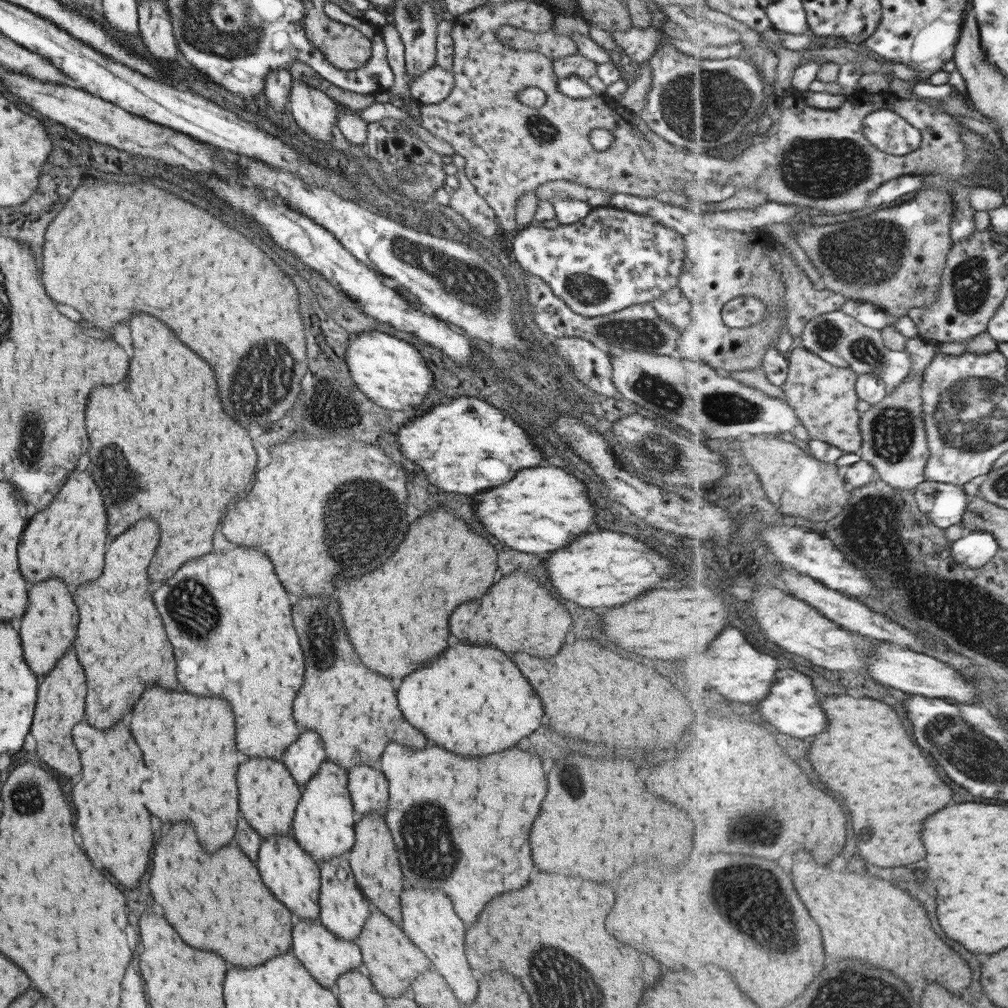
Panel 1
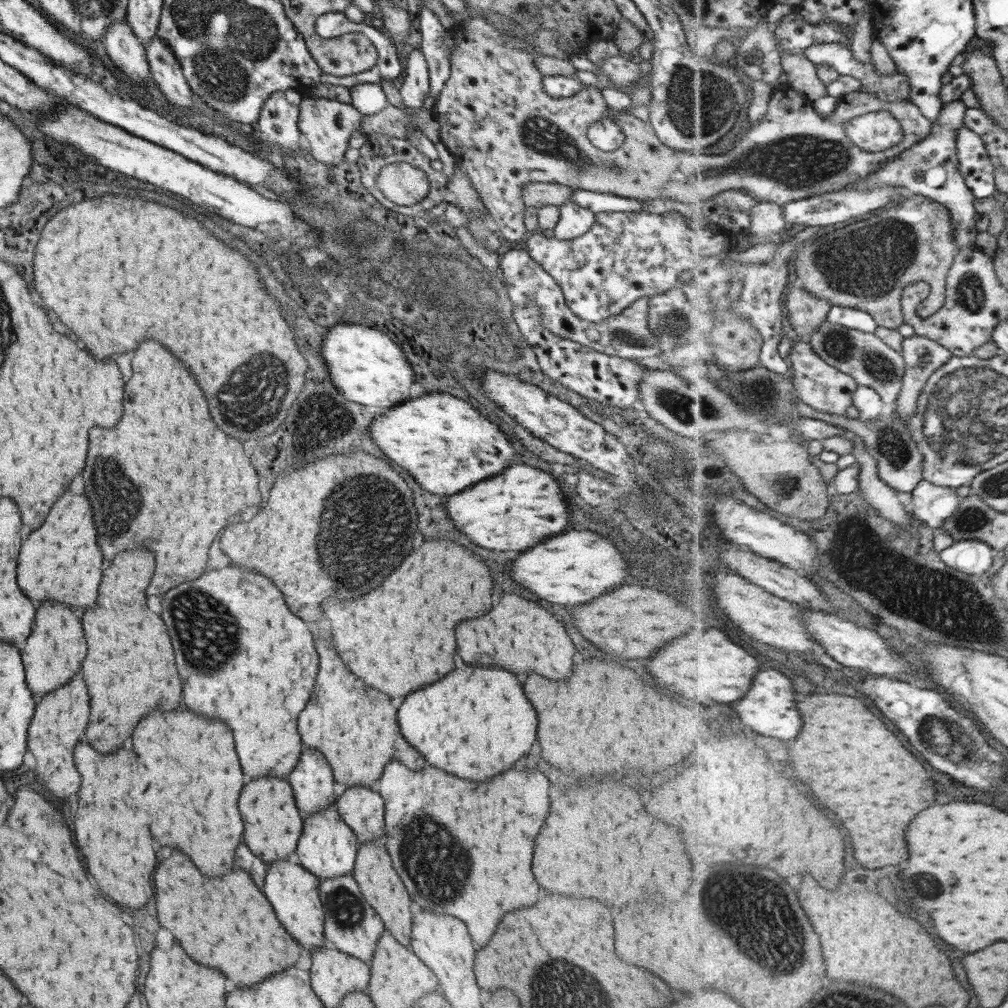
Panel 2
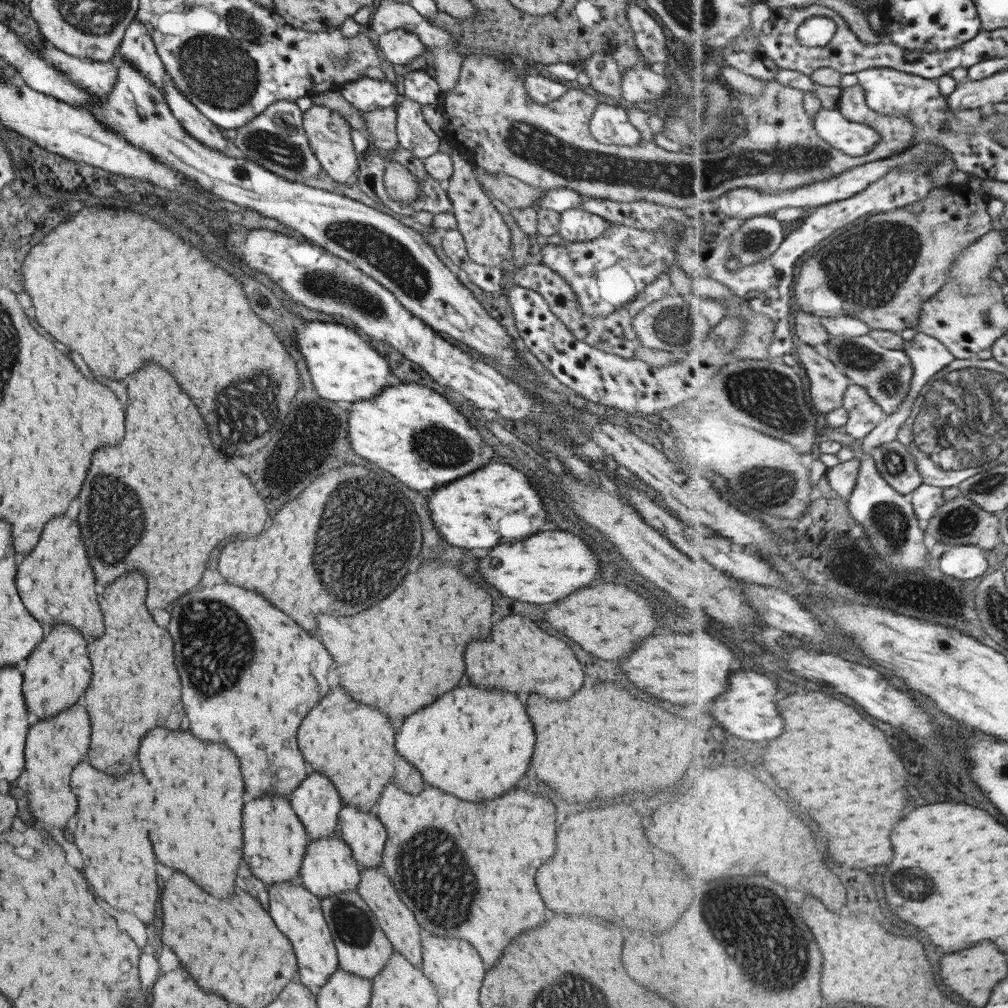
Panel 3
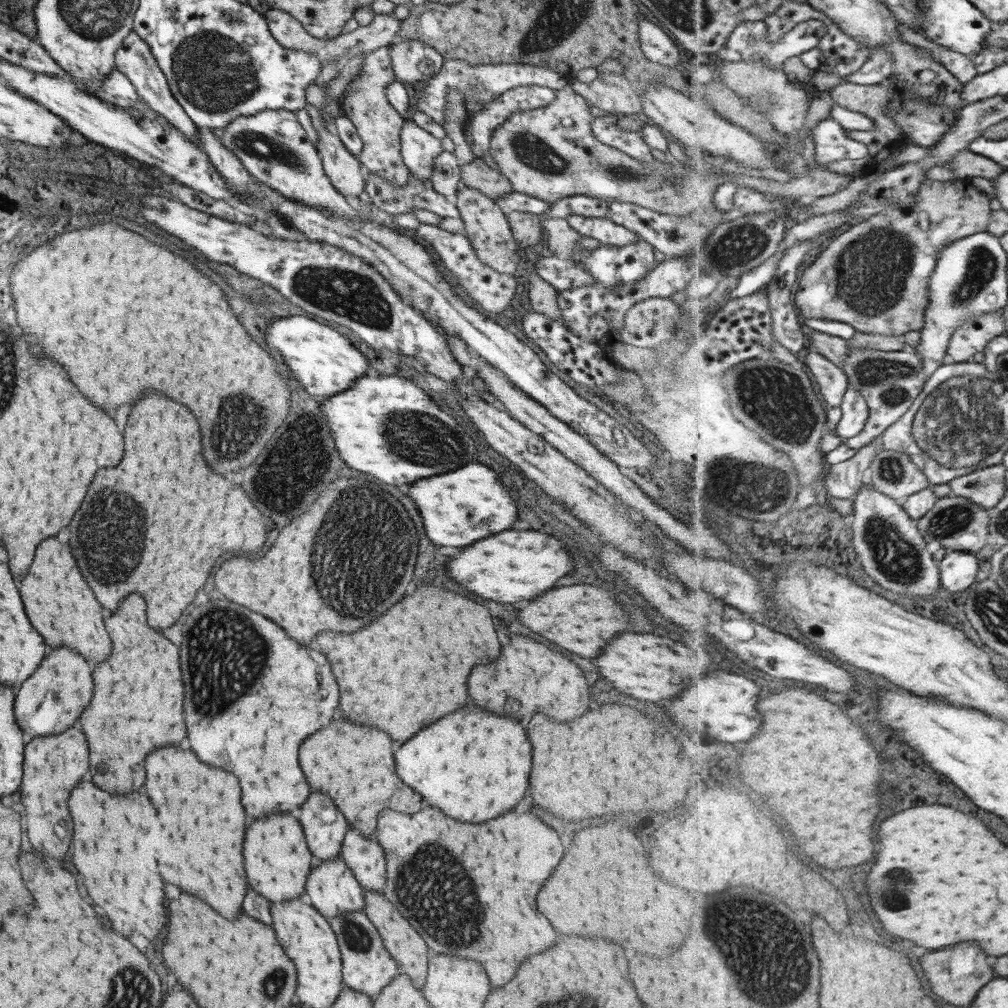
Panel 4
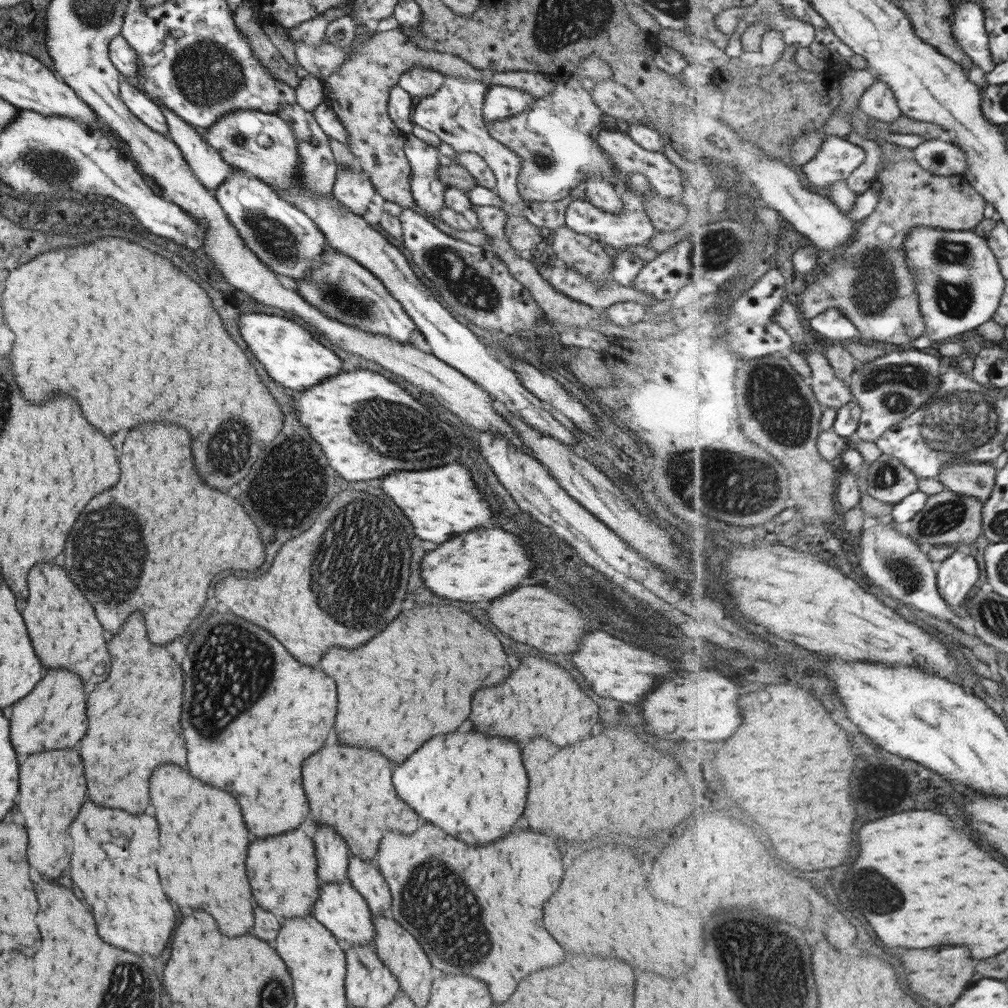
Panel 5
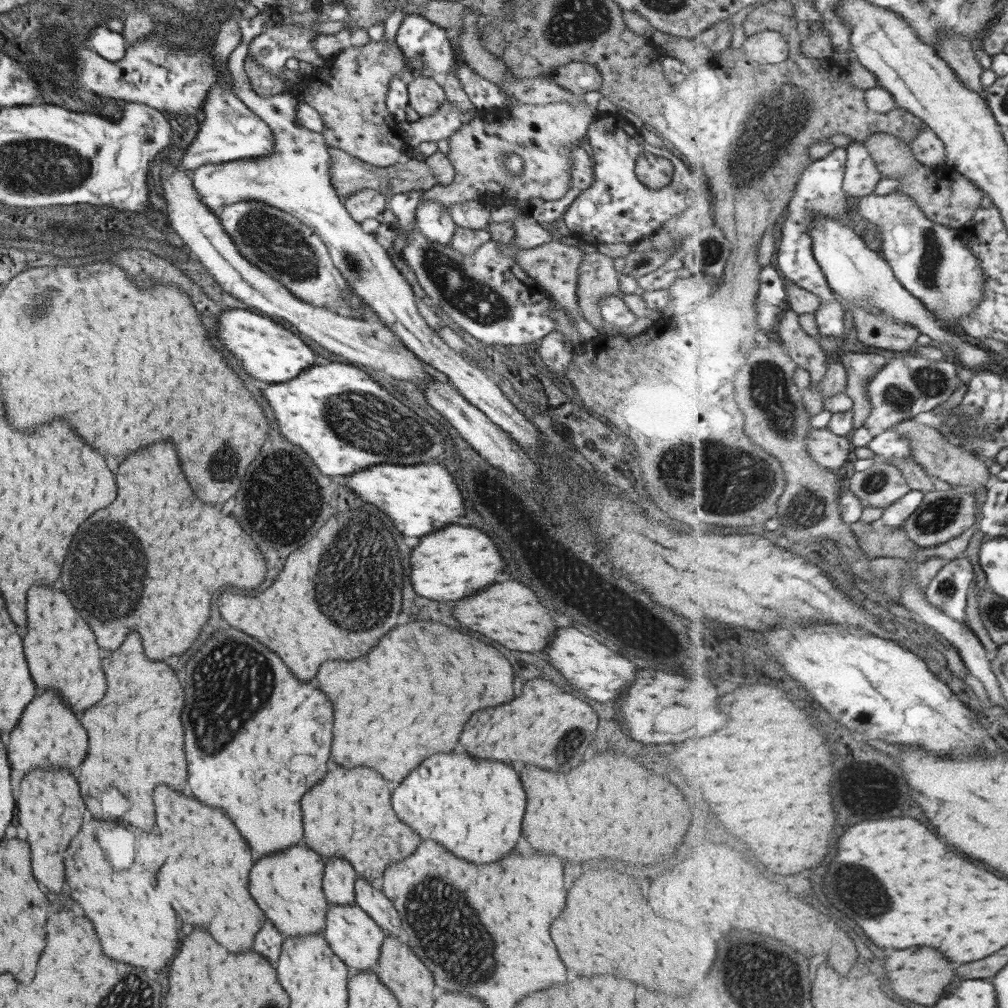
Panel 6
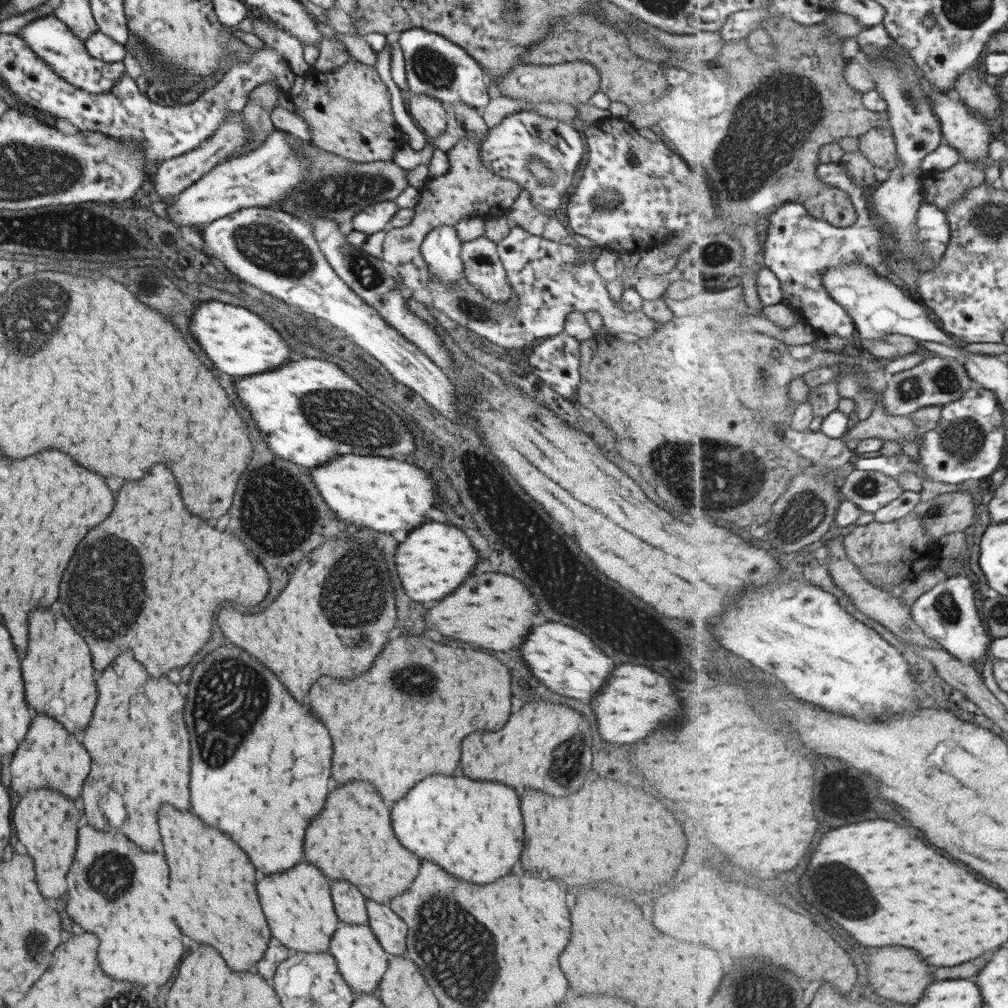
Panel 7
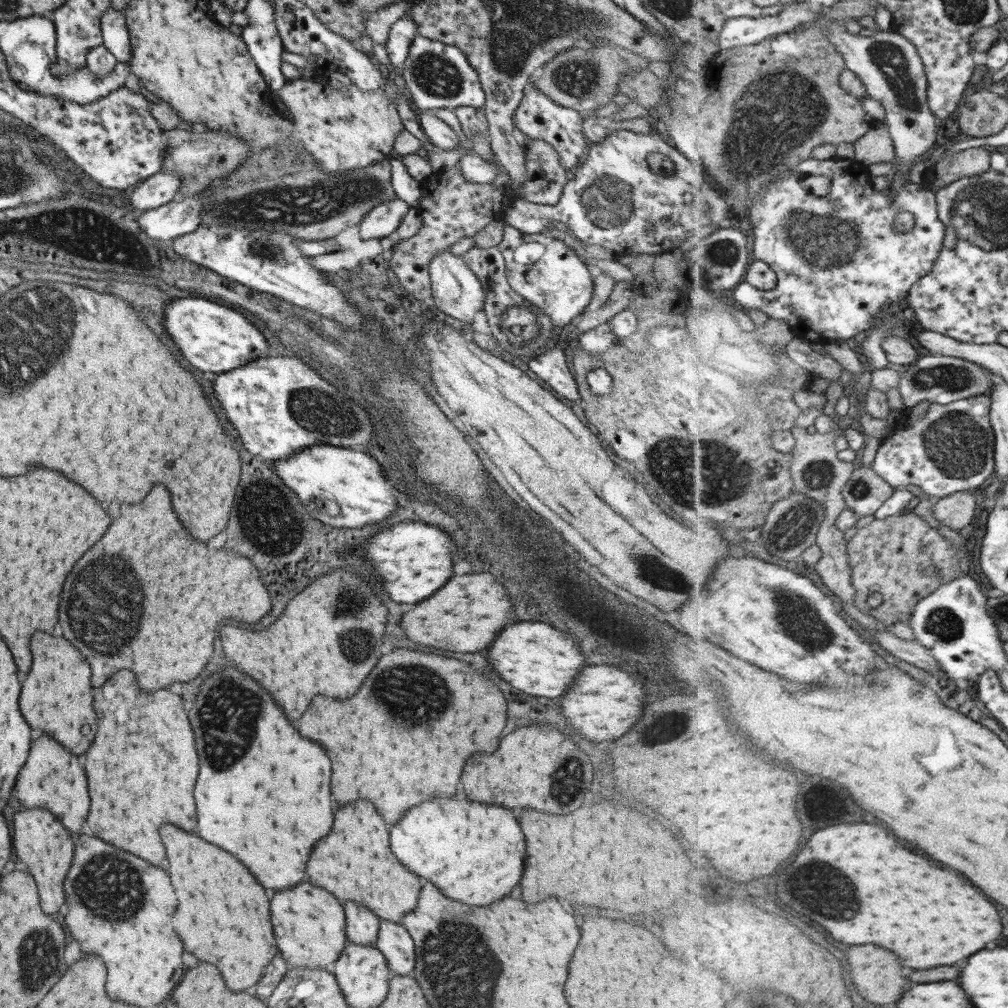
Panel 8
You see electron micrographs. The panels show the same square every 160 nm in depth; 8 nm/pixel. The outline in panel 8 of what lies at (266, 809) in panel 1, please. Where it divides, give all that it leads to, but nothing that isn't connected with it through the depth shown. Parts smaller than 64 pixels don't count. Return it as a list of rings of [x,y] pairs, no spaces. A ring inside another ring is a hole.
[[[309,882],[275,892],[269,902],[269,914],[281,958],[293,968],[330,968],[346,941],[343,912],[341,902],[333,900],[329,892],[321,892],[321,888],[315,888]]]

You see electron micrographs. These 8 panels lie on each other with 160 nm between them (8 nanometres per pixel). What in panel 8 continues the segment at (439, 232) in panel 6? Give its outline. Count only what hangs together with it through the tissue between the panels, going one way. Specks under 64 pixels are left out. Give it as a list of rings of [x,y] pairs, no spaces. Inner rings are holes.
[[[449,248],[438,252],[434,254],[433,258],[430,258],[428,271],[430,296],[433,297],[434,305],[443,314],[451,316],[451,318],[455,318],[455,320],[459,320],[463,324],[472,326],[475,314],[482,310],[484,294],[477,277],[467,268],[461,255],[455,256],[449,251]]]

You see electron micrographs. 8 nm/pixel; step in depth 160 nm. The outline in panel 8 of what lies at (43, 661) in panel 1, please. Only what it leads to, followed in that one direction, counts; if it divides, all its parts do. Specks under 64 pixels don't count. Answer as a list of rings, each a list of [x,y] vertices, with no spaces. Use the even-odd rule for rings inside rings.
[[[39,736],[31,744],[25,766],[21,768],[21,774],[17,774],[15,792],[17,792],[17,800],[25,808],[46,808],[69,834],[73,837],[79,834],[78,830],[87,816],[87,810],[89,810],[85,774],[79,768],[77,758],[71,756],[69,752],[65,752],[51,738]]]

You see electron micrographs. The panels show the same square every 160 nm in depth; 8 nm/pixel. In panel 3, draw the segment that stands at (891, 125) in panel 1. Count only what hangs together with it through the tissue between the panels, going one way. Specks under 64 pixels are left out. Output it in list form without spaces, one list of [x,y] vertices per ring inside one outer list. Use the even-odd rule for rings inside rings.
[[[823,107],[813,121],[823,140],[849,156],[865,156],[881,140],[881,136],[869,124],[849,120],[849,116],[845,116],[845,112],[839,112],[839,109]]]

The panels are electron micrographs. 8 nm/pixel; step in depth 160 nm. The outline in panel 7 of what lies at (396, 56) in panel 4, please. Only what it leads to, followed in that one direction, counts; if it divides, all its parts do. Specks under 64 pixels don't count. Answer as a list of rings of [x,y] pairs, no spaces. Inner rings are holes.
[[[409,94],[405,98],[412,122],[425,137],[429,140],[441,136],[446,130],[446,112],[441,107],[443,104],[424,94]]]

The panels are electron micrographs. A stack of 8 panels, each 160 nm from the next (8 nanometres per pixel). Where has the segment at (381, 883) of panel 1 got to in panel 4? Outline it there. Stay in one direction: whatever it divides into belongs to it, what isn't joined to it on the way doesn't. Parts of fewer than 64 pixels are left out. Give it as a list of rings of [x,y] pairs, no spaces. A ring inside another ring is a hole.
[[[367,890],[363,891],[363,894],[364,907],[362,912],[365,913],[367,920],[375,927],[389,956],[397,963],[398,972],[406,974],[415,988],[421,988],[423,982],[425,982],[425,970],[427,970],[427,948],[425,948],[425,942],[399,916],[397,909],[382,895],[381,891]]]

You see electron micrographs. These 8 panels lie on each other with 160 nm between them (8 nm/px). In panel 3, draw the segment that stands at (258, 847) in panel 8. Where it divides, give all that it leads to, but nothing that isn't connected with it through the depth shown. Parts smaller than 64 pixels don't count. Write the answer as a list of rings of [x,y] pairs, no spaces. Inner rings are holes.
[[[221,584],[221,586],[211,586],[211,588],[201,588],[197,592],[189,592],[181,598],[177,598],[171,608],[169,608],[171,620],[169,620],[169,628],[167,632],[171,634],[173,640],[173,652],[175,652],[175,668],[181,680],[181,700],[183,700],[183,710],[185,710],[185,718],[189,722],[189,732],[203,740],[203,742],[215,742],[215,744],[225,744],[239,760],[239,768],[241,768],[241,776],[245,782],[245,796],[243,800],[253,800],[261,794],[273,794],[273,796],[285,796],[285,794],[293,793],[297,786],[301,784],[301,780],[305,778],[305,764],[303,758],[297,750],[295,744],[295,730],[299,726],[299,722],[303,720],[303,716],[317,706],[319,700],[323,700],[323,696],[329,692],[329,684],[327,684],[327,668],[331,664],[331,656],[325,652],[325,648],[313,640],[311,636],[307,636],[307,632],[303,632],[297,624],[293,624],[293,620],[289,620],[285,614],[281,614],[279,610],[275,610],[273,606],[269,606],[261,596],[257,596],[255,592],[231,586],[231,584]]]

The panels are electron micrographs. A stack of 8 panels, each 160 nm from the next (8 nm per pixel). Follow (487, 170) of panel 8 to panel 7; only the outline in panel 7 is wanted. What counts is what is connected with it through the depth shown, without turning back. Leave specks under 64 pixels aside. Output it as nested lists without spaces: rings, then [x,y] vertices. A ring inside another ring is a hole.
[[[526,108],[513,114],[508,114],[499,124],[488,127],[486,137],[482,140],[478,150],[478,160],[490,168],[497,176],[515,181],[517,185],[529,194],[533,206],[539,210],[553,213],[568,196],[571,180],[575,176],[577,166],[583,158],[583,142],[579,131],[570,123],[553,116],[542,116],[534,109]],[[530,156],[540,158],[553,173],[555,180],[551,186],[539,184],[528,169]]]

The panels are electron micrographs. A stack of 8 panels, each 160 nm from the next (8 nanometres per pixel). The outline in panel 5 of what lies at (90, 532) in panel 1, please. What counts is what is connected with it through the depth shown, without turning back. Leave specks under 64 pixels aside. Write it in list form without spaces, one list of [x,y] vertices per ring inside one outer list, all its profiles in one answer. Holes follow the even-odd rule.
[[[35,564],[35,568],[29,570],[27,574],[27,600],[25,600],[25,608],[21,610],[31,646],[35,656],[39,658],[43,668],[63,668],[63,670],[71,670],[79,676],[81,684],[99,684],[101,680],[105,680],[107,670],[109,670],[109,654],[107,654],[107,644],[103,638],[103,630],[95,620],[95,614],[91,610],[89,604],[85,604],[85,598],[81,596],[81,592],[71,584],[71,580],[67,578],[67,574],[61,568],[55,568],[53,564]]]

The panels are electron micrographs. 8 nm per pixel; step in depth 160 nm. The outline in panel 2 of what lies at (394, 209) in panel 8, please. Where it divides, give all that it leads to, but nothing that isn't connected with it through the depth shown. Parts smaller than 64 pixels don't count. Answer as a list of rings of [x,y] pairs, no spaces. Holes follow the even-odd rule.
[[[307,95],[300,99],[297,128],[304,145],[309,148],[311,156],[315,160],[331,166],[339,164],[344,158],[343,152],[348,146],[349,137],[360,127],[362,116],[363,114],[350,104]]]

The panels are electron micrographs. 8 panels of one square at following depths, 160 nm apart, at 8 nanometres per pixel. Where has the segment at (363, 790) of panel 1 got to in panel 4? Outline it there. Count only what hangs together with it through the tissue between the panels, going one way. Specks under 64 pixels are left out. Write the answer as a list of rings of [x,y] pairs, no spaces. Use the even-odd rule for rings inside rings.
[[[349,826],[343,836],[339,857],[363,891],[382,890],[386,868],[382,848],[373,836],[365,838],[358,830]]]

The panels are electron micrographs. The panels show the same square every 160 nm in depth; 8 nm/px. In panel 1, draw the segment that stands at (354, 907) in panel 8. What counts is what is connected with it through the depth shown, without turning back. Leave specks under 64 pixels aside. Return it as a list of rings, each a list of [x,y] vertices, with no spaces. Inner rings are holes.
[[[303,732],[295,742],[285,749],[281,762],[293,777],[296,785],[303,790],[313,774],[317,772],[319,764],[323,762],[323,744],[315,732]]]

